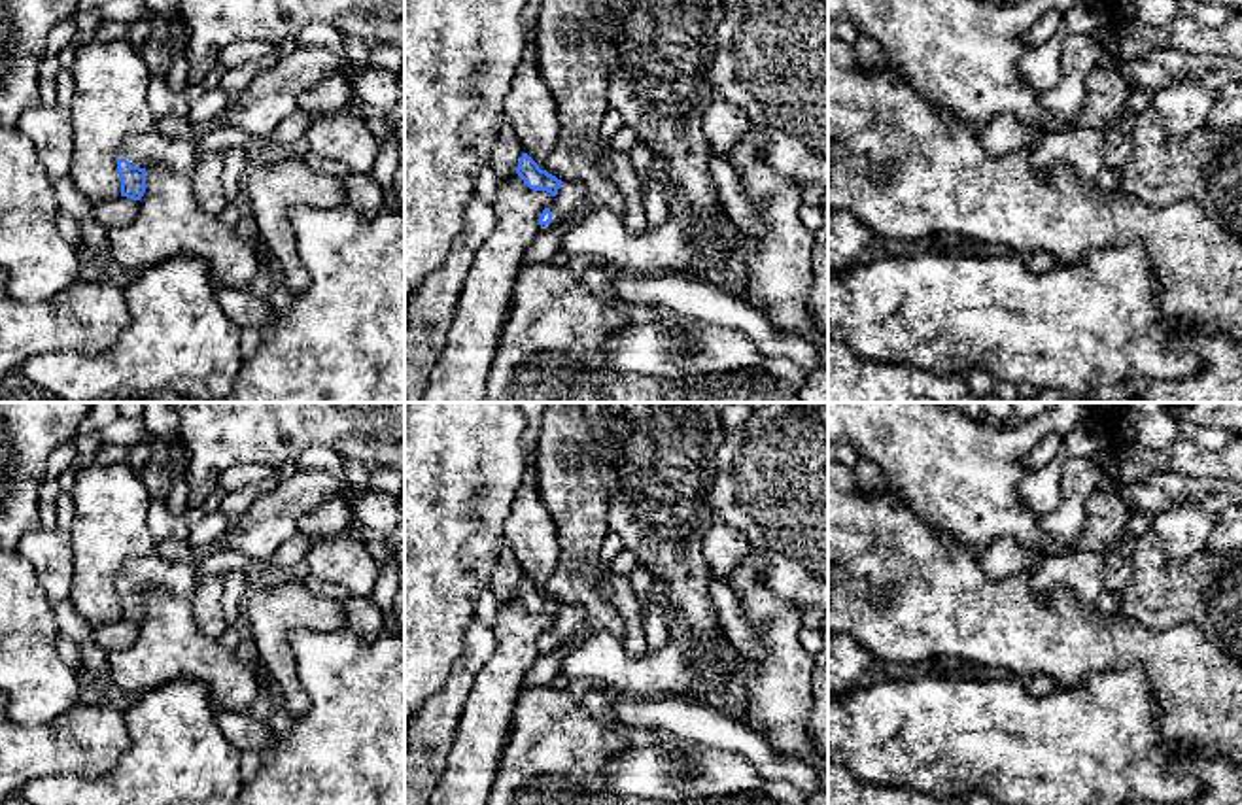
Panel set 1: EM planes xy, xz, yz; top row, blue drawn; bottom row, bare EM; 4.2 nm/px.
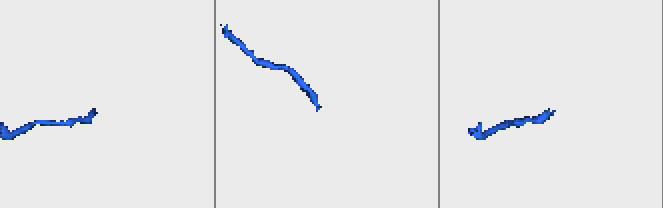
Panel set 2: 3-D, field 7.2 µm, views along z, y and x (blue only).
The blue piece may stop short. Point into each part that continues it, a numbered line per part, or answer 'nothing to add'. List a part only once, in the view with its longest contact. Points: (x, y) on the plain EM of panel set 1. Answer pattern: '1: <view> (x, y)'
1: xy (142, 571)

